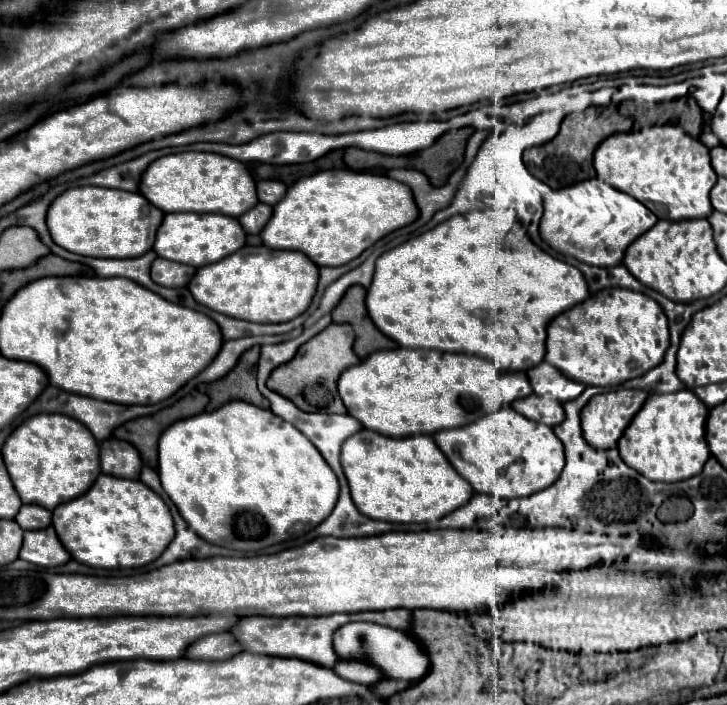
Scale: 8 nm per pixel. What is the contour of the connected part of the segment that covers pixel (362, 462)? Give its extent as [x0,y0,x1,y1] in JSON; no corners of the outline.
[341,428,473,524]

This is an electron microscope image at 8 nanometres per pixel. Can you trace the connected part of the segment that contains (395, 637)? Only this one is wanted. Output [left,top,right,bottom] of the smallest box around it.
[333,622,429,682]

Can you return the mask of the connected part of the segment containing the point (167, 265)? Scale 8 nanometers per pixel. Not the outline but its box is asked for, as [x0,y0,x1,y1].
[151,258,195,288]

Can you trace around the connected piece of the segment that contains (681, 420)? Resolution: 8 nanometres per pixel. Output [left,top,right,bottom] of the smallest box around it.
[617,390,709,482]

